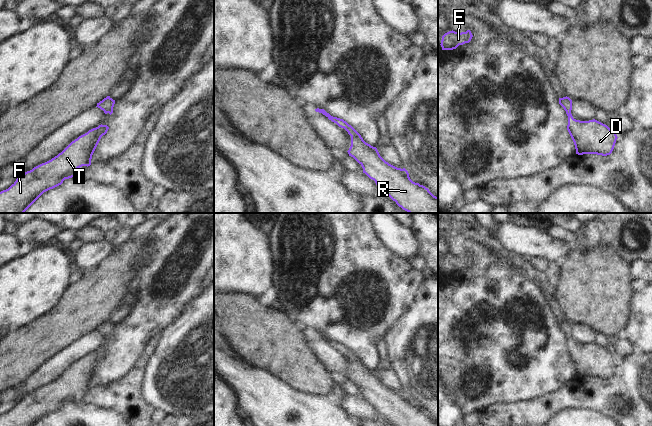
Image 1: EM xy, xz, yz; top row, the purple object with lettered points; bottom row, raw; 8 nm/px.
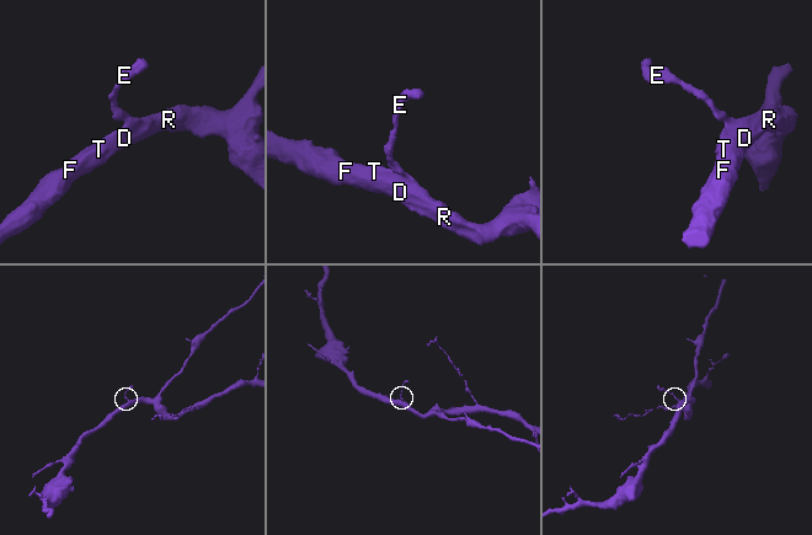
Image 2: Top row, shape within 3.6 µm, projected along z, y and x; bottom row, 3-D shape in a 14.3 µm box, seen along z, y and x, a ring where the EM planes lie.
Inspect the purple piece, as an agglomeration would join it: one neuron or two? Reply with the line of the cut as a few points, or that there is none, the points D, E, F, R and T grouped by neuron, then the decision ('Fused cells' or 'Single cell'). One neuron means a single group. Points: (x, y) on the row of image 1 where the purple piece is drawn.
No split. Groups: D E F R T. Single cell.

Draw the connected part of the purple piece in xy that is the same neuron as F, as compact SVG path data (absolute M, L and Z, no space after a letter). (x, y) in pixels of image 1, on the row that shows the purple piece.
M99 125L72 141L61 153L32 170L17 177L6 190L0 192L0 213L24 213L44 192L63 183L65 179L75 177L82 166L90 166L92 155L103 135L108 131L107 125Z

